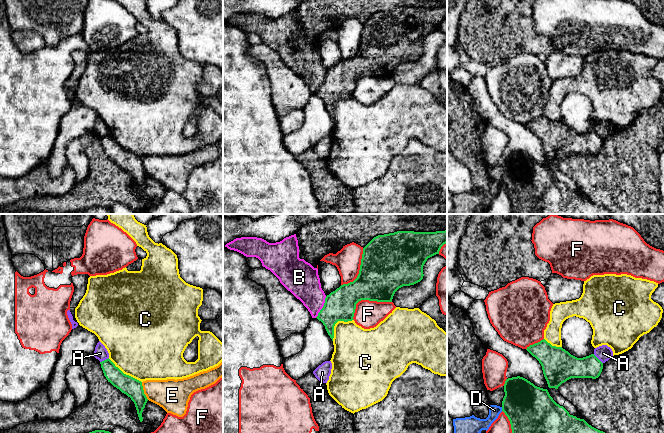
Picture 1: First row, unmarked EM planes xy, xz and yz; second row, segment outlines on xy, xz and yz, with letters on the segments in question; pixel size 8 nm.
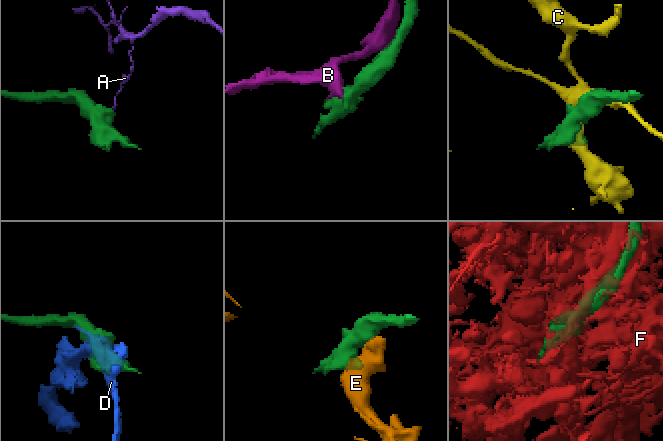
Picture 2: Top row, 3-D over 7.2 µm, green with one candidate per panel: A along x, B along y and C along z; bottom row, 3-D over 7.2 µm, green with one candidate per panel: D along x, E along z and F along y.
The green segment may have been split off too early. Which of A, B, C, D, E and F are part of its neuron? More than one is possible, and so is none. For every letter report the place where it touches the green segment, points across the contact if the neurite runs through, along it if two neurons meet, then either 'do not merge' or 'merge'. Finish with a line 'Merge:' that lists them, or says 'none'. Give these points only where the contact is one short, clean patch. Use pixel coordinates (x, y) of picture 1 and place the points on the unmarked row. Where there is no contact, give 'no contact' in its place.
A: meets green in yz at (598, 135); border along yz (593, 130), (602, 139); do not merge
B: meets green in xz at (323, 83); do not merge
C: meets green in xz at (336, 98); do not merge
D: meets green in yz at (502, 185); do not merge
E: meets green in xy at (143, 167); do not merge
F: meets green in xz at (366, 75); do not merge
Merge: none

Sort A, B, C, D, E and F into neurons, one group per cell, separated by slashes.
A / B / C / D / E / F

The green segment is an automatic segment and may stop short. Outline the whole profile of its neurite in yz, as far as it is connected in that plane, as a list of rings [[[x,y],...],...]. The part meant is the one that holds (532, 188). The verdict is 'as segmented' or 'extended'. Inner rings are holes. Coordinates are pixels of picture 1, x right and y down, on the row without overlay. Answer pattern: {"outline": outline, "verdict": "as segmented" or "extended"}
{"outline": [[[523,153],[506,155],[504,168],[502,187],[510,197],[512,214],[610,214],[584,195],[570,191],[553,176],[547,165],[535,162]]], "verdict": "as segmented"}

